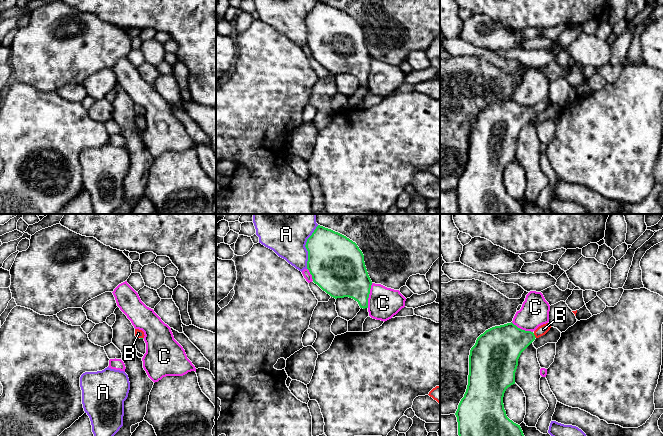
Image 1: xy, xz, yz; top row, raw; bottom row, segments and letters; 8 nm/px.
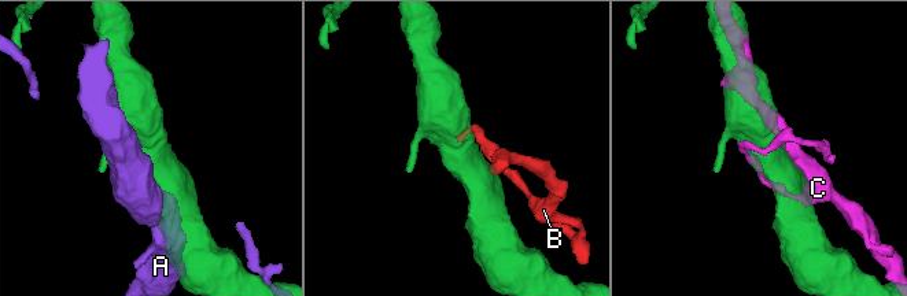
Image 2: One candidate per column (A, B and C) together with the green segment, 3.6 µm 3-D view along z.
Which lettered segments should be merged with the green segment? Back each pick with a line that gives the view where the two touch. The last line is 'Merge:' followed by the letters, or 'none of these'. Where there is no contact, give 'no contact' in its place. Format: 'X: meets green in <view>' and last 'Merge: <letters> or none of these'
B: meets green in yz
Merge: B

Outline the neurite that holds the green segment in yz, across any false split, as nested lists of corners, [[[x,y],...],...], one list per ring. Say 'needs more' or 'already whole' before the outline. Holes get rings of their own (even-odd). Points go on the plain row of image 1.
needs more; [[[511,98],[492,103],[477,114],[469,131],[467,165],[455,189],[459,214],[526,214],[520,201],[507,193],[503,173],[506,165],[515,160],[515,148],[521,129],[550,104],[551,101],[546,99],[531,108]]]

